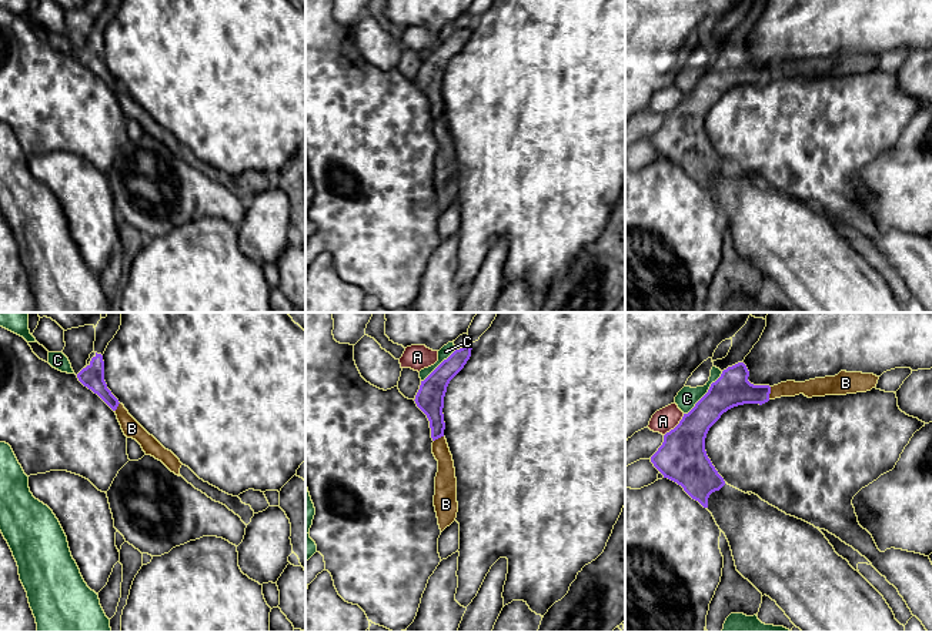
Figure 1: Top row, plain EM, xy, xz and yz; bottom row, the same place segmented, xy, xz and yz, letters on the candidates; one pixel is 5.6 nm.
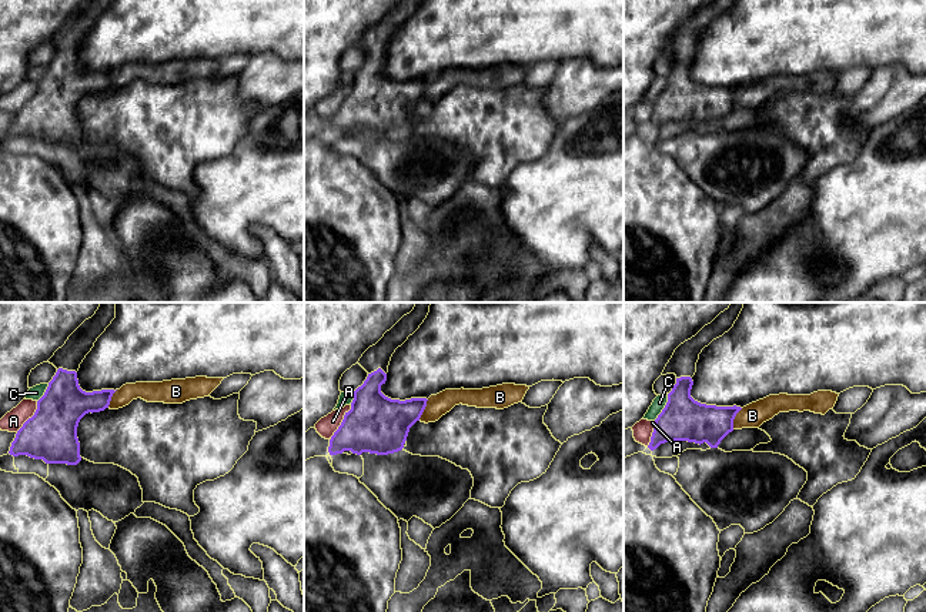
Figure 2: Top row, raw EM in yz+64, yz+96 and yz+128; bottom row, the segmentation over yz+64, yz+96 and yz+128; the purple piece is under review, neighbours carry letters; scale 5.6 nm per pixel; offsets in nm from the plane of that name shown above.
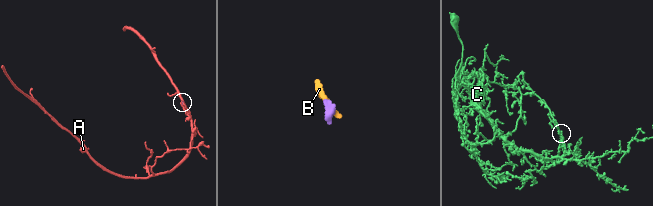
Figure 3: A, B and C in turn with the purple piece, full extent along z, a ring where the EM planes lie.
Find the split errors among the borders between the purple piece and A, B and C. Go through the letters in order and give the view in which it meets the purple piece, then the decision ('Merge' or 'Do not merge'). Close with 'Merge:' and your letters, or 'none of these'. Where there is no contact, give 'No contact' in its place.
A: Touches purple in yz. Do not merge
B: Touches purple in yz. Merge
C: Touches purple in yz. Do not merge
Merge: B

